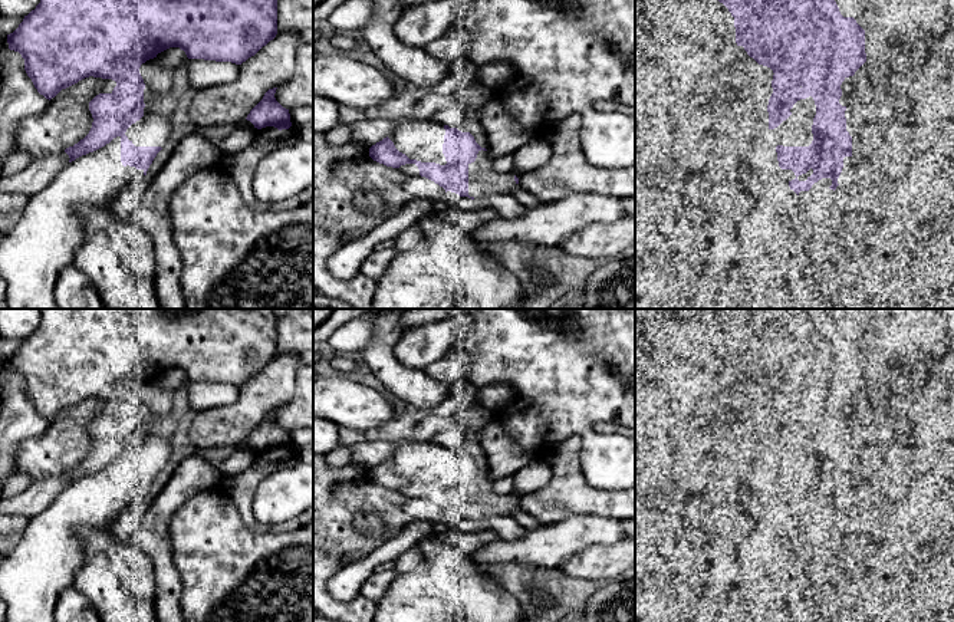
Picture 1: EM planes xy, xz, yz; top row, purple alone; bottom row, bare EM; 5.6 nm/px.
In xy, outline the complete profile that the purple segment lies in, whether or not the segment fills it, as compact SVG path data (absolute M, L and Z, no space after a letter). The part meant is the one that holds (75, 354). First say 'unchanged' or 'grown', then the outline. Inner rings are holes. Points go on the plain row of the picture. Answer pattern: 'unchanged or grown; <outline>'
unchanged; M42 309L40 325L24 338L19 349L7 356L9 371L24 381L24 392L34 409L46 421L55 419L79 402L93 398L112 401L116 408L111 415L99 415L89 424L93 444L89 455L73 468L65 471L69 484L93 474L114 460L121 460L121 484L124 488L142 491L144 497L161 468L135 468L125 457L126 451L144 438L145 405L139 389L158 375L180 369L188 381L231 384L241 386L254 378L277 356L277 319L273 309L194 309L170 312L168 309Z

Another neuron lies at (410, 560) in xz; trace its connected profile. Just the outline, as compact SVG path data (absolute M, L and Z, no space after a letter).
M412 547L409 550L405 550L401 553L395 560L395 570L398 573L409 573L421 567L424 562L422 554L417 550L417 547Z

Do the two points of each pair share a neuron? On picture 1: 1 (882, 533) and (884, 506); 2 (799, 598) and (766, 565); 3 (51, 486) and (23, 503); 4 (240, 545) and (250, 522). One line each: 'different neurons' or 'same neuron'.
1: same neuron
2: same neuron
3: same neuron
4: different neurons

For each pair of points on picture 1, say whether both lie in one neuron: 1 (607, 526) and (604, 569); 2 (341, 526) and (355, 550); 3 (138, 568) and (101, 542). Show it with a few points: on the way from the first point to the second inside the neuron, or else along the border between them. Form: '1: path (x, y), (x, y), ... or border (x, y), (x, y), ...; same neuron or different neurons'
1: border (619, 540), (611, 545), (592, 545), (572, 555); different neurons
2: path (342, 532), (342, 537), (349, 545); same neuron
3: path (130, 568), (109, 550); same neuron

